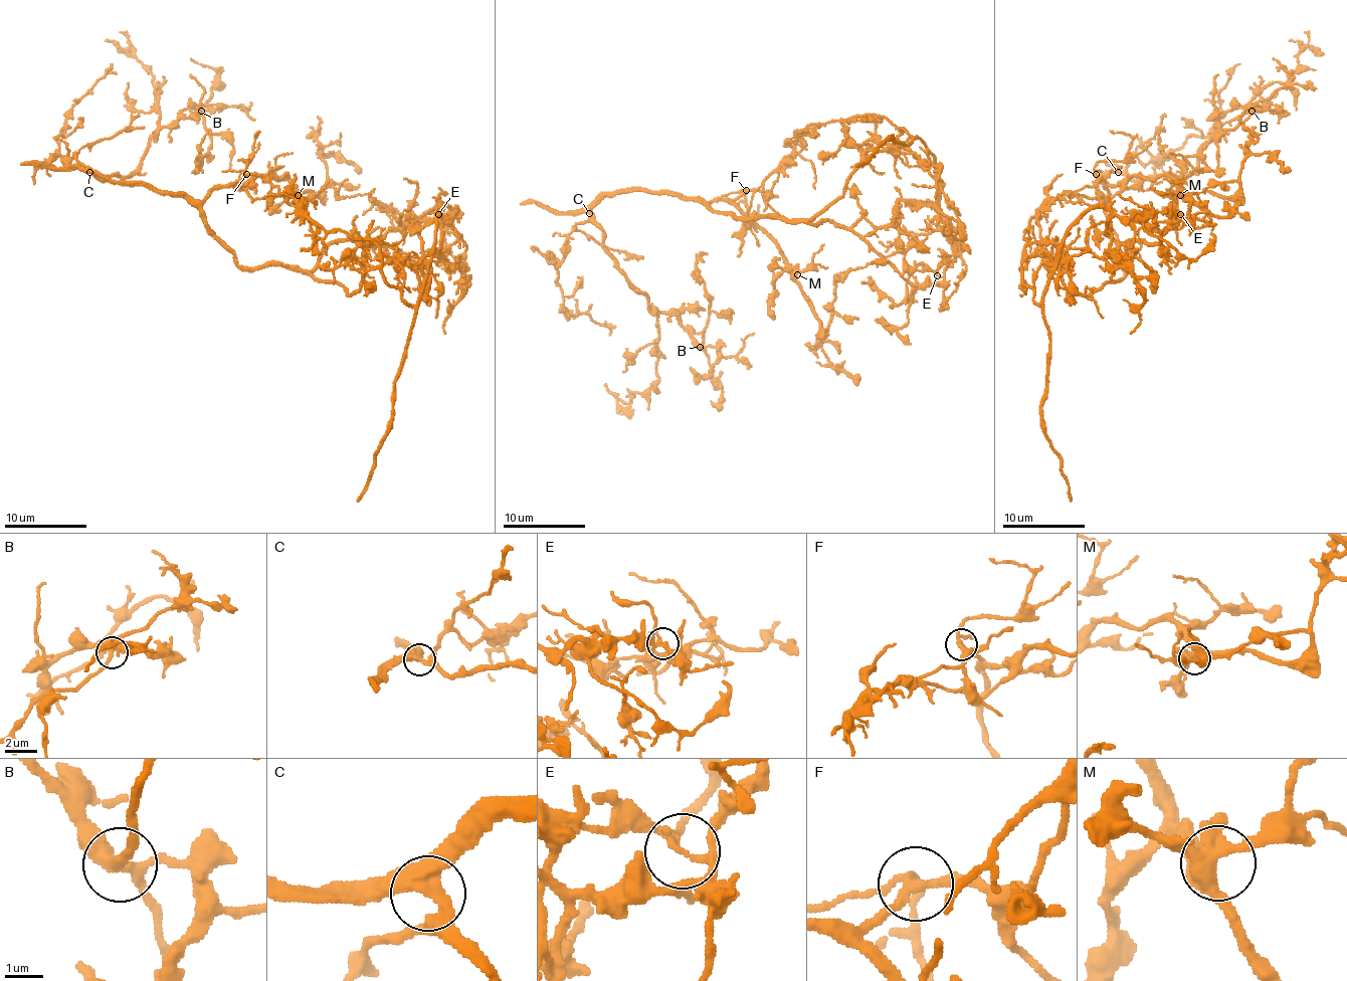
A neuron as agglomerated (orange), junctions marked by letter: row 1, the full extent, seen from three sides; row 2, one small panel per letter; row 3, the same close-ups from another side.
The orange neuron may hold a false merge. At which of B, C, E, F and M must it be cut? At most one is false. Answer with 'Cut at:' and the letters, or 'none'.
Cut at: E

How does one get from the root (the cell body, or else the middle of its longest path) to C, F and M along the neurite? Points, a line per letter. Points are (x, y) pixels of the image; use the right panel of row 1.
C: (1106, 187), (1106, 201), (1096, 185), (1110, 172), (1118, 172)
F: (1106, 187), (1096, 174)
M: (1106, 187), (1118, 187), (1131, 176), (1167, 176), (1180, 195)

